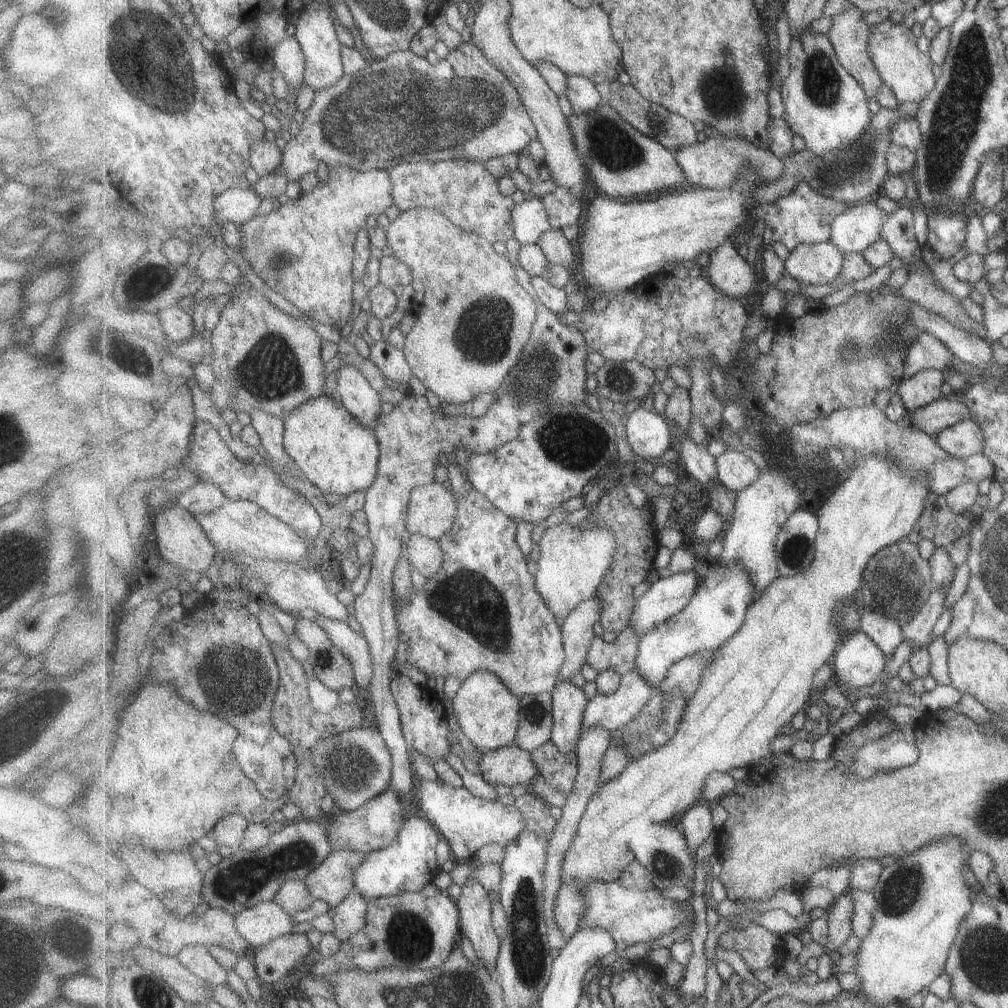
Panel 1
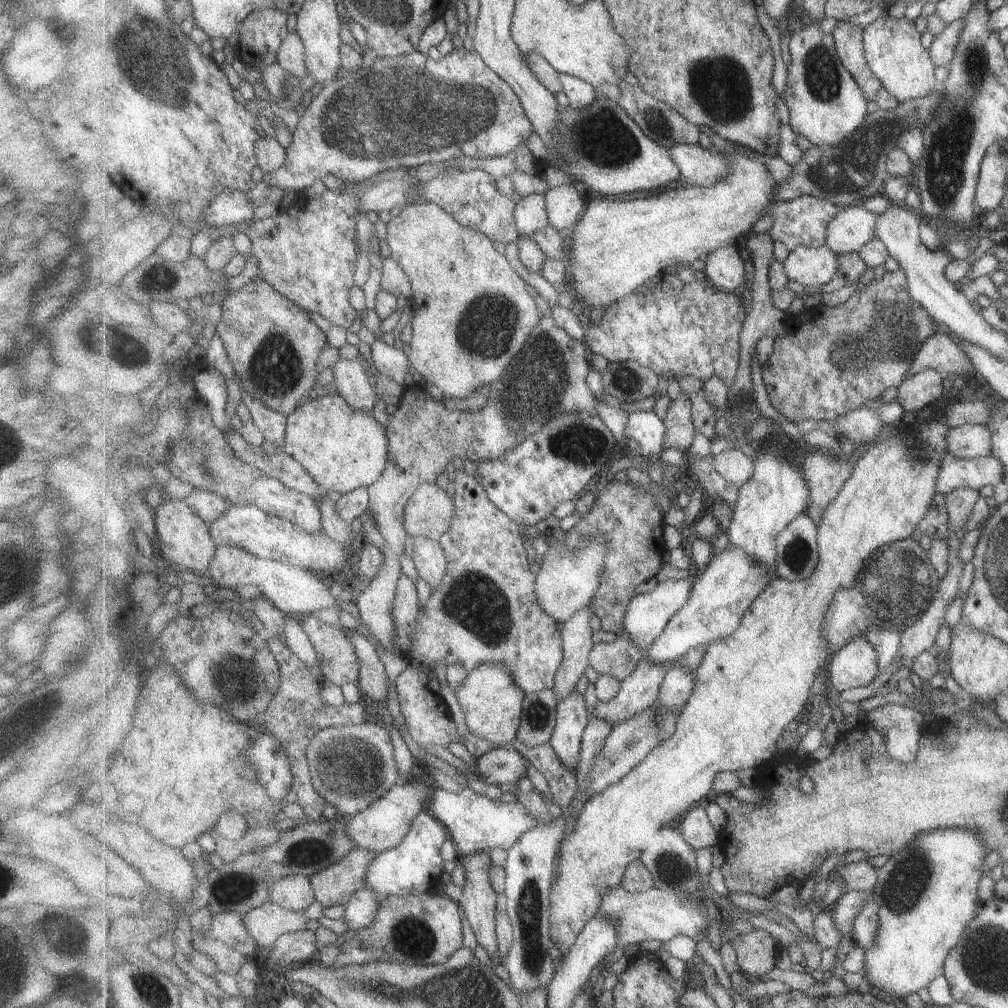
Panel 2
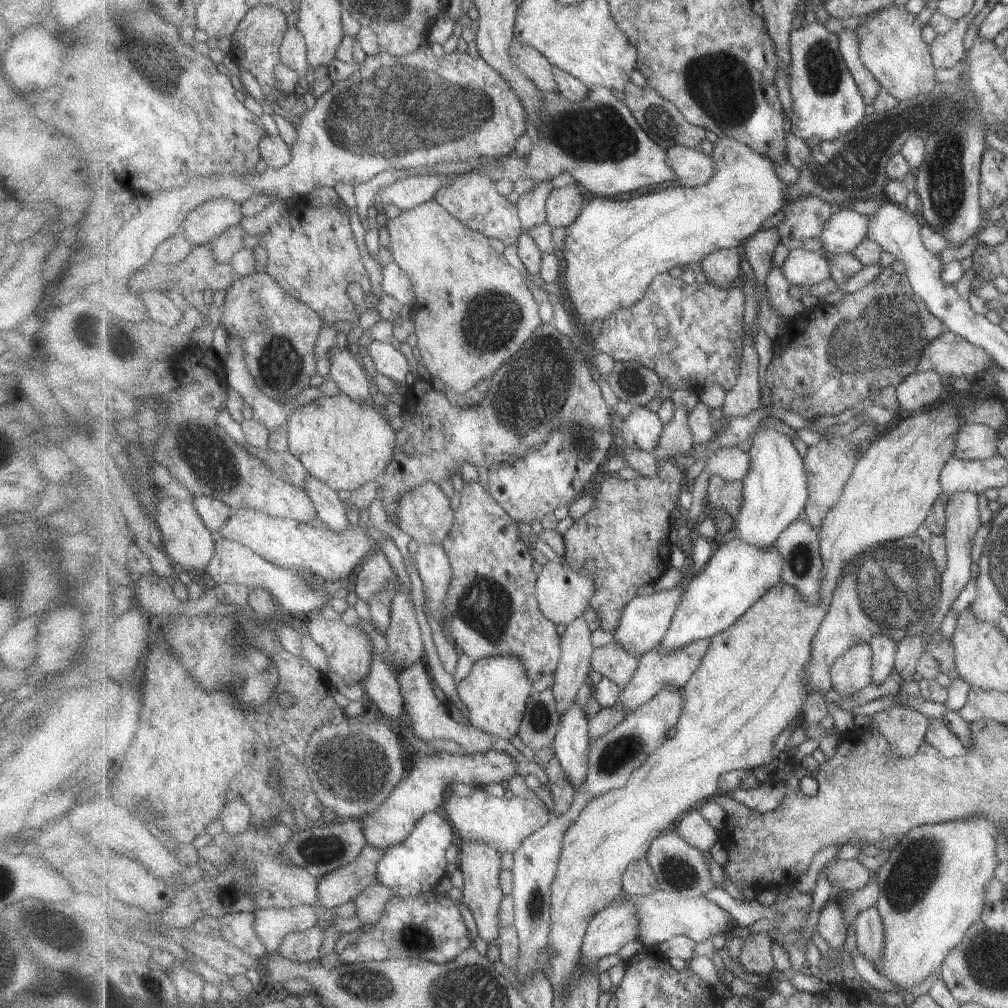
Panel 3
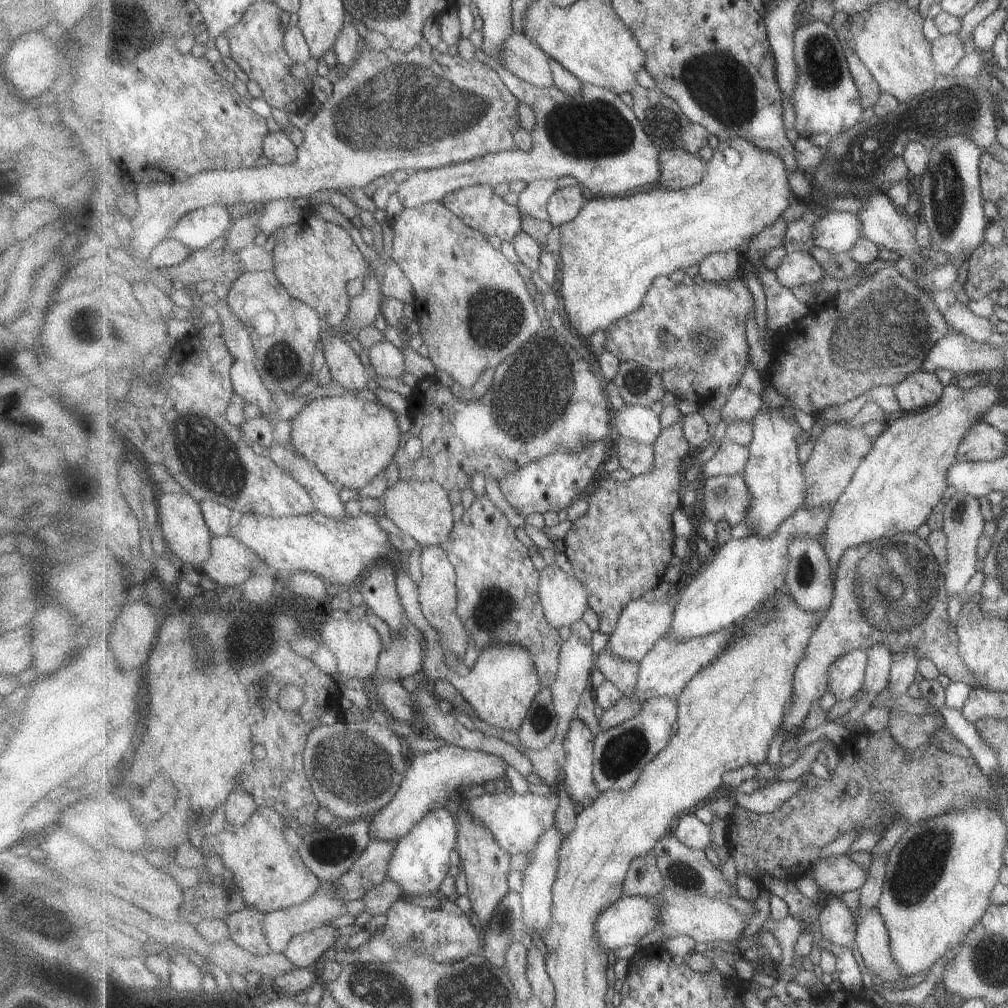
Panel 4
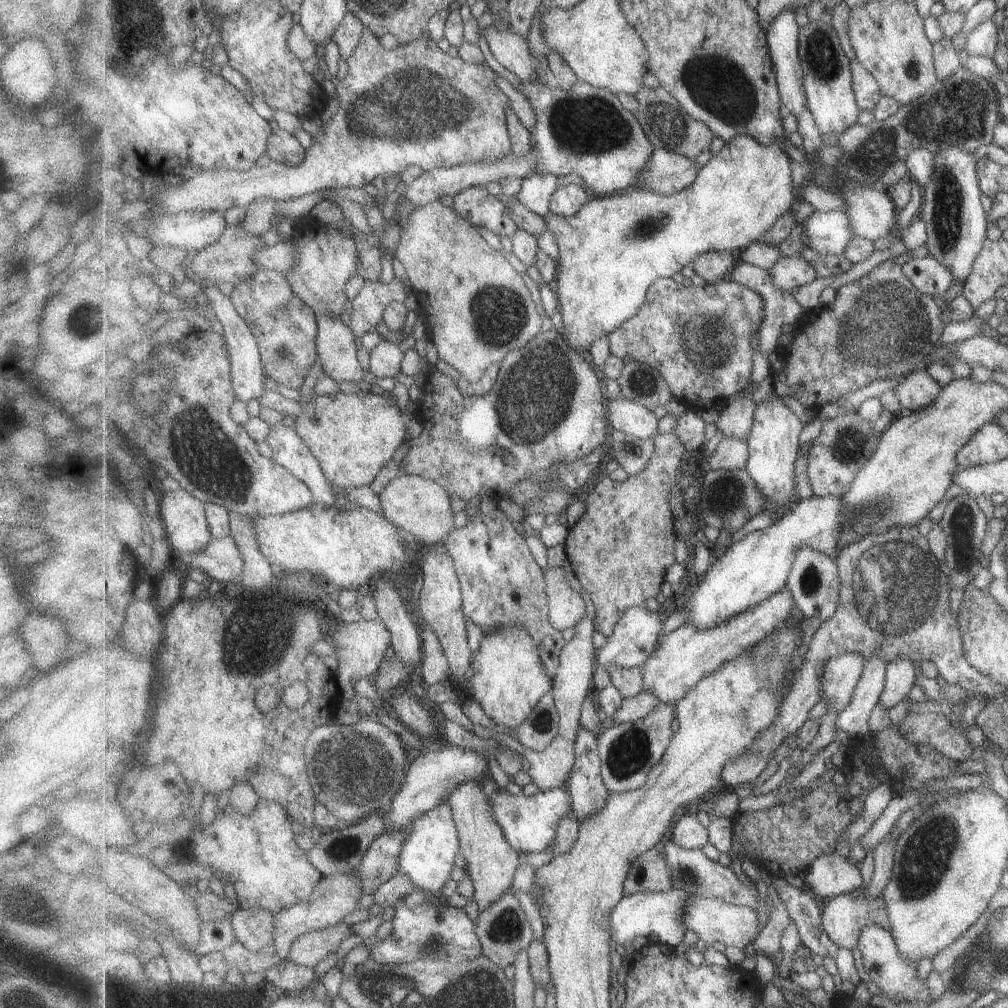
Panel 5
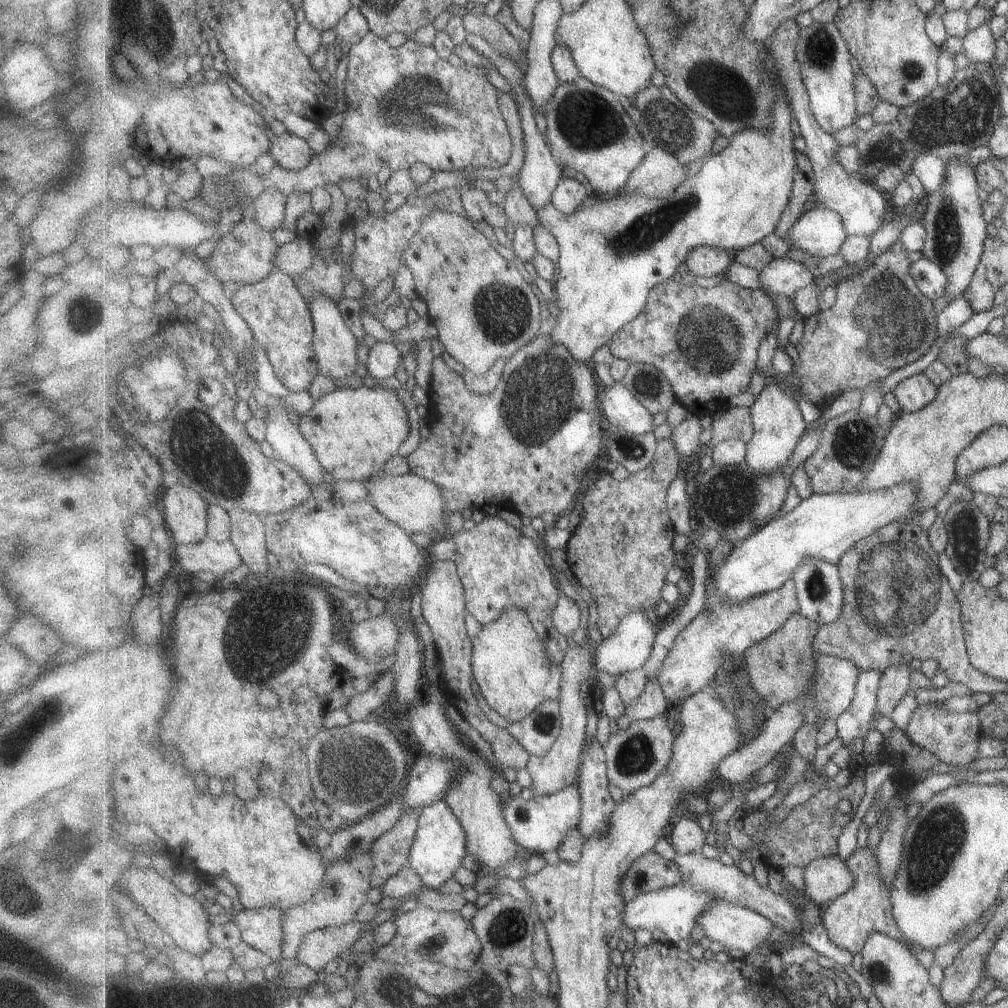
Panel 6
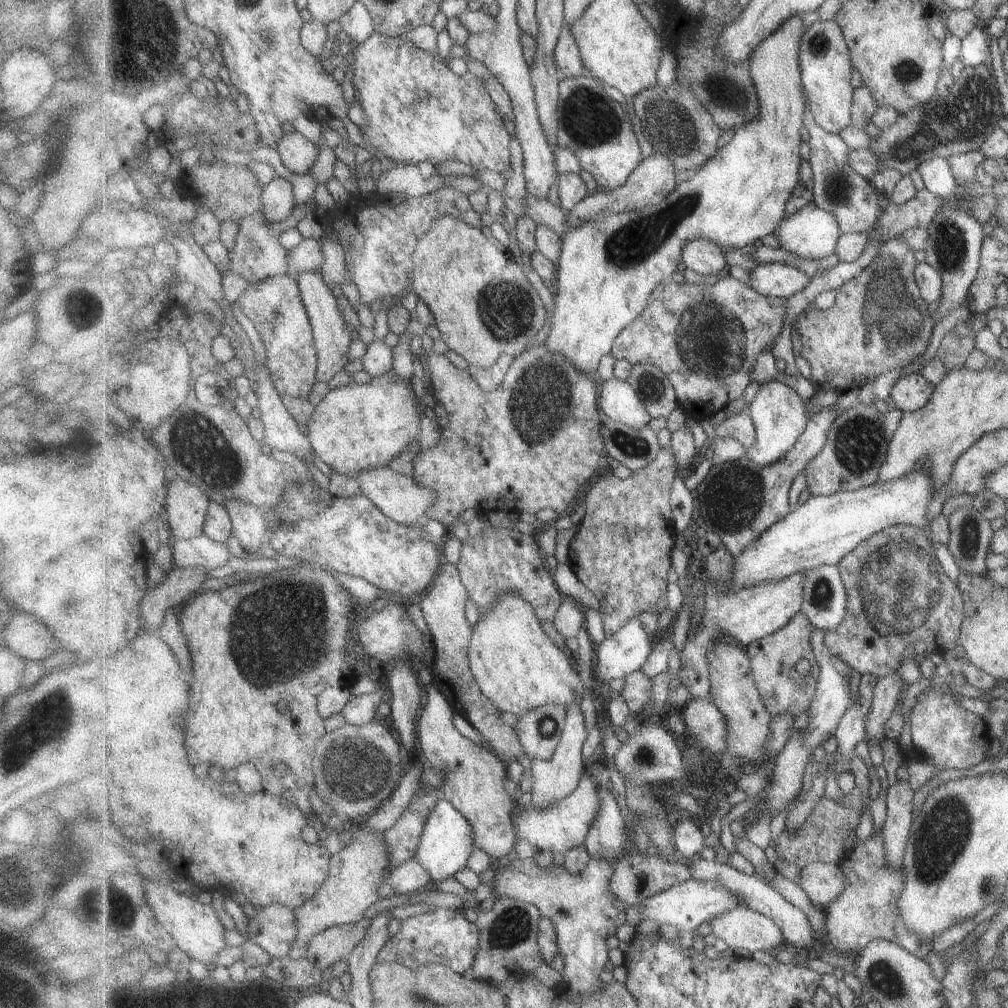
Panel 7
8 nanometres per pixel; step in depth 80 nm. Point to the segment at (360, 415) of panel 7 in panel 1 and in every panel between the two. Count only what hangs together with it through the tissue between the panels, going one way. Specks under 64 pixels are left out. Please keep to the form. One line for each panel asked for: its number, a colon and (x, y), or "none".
1: (330, 446)
2: (344, 449)
3: (345, 443)
4: (351, 440)
5: (354, 435)
6: (354, 432)

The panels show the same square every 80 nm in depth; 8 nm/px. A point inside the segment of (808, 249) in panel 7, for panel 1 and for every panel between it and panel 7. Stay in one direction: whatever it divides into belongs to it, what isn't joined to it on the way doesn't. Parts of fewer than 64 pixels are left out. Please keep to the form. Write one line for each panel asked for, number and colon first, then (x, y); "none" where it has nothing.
1: (858, 226)
2: (855, 226)
3: (846, 228)
4: (837, 231)
5: (828, 232)
6: (821, 231)

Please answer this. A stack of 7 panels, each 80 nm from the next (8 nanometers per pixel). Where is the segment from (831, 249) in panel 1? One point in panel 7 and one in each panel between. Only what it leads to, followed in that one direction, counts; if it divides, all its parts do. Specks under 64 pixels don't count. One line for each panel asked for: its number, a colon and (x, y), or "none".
2: (807, 265)
3: (803, 267)
4: (799, 268)
5: (790, 272)
6: (784, 276)
7: (776, 280)

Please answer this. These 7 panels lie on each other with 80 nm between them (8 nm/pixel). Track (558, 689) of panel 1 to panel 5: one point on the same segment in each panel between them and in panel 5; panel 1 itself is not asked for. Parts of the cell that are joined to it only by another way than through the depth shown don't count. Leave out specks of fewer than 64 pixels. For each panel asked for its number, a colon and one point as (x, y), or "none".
2: (572, 718)
3: (572, 746)
4: (578, 776)
5: (590, 794)

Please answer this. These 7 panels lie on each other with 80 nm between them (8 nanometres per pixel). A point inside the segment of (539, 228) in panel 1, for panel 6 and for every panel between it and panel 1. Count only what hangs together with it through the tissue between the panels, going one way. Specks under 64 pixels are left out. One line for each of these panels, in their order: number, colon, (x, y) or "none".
2: (531, 214)
3: (531, 206)
4: (533, 201)
5: (538, 187)
6: (540, 175)

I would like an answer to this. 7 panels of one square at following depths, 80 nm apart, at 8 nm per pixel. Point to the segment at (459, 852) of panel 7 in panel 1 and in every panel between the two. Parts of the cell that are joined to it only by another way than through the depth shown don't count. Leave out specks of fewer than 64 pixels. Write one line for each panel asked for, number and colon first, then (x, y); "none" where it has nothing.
1: (409, 864)
2: (415, 866)
3: (414, 867)
4: (420, 864)
5: (429, 854)
6: (440, 845)

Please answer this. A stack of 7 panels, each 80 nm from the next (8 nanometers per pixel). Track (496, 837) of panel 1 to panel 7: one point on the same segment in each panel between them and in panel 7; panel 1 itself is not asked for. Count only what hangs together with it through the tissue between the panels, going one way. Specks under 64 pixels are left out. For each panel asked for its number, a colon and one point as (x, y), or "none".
2: (477, 822)
3: (504, 823)
4: (518, 821)
5: (531, 823)
6: (539, 825)
7: (563, 825)

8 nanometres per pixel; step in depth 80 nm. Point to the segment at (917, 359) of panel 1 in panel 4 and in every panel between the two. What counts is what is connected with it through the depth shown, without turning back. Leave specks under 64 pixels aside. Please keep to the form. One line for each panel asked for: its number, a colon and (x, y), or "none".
2: (940, 351)
3: (949, 354)
4: (957, 353)

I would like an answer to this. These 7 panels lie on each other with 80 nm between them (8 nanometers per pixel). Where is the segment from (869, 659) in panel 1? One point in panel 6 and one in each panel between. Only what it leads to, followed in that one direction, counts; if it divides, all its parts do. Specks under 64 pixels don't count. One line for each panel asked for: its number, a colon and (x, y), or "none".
2: (857, 663)
3: (851, 672)
4: (846, 676)
5: (842, 674)
6: (835, 687)

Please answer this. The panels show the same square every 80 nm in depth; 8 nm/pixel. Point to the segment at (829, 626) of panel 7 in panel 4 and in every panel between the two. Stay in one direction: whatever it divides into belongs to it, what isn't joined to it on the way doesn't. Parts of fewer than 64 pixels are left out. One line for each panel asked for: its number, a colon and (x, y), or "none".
4: (810, 580)
5: (814, 581)
6: (820, 591)

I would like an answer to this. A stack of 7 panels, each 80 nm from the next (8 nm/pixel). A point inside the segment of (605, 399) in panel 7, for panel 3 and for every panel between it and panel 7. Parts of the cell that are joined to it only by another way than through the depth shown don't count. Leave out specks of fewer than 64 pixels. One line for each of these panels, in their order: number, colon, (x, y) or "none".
3: (641, 428)
4: (636, 422)
5: (624, 414)
6: (620, 407)

